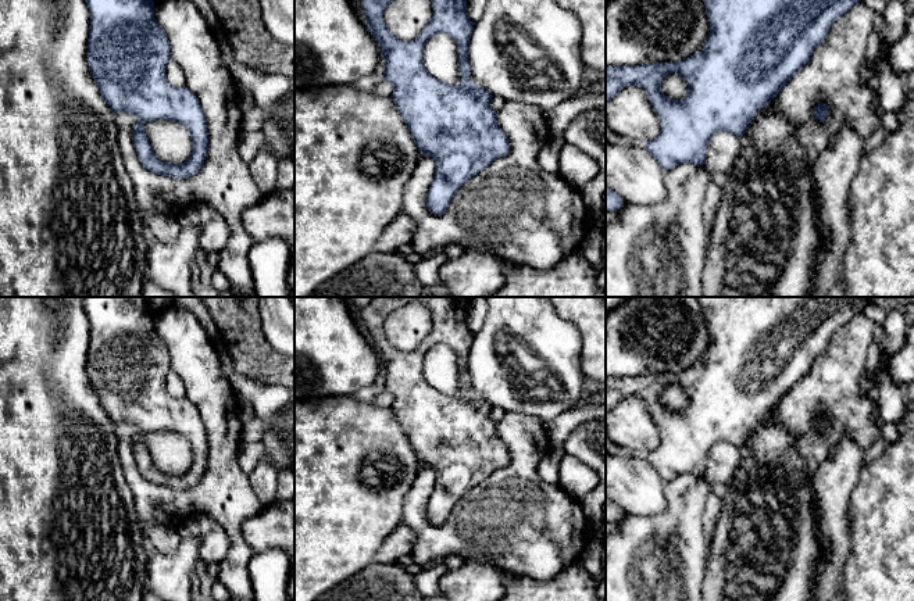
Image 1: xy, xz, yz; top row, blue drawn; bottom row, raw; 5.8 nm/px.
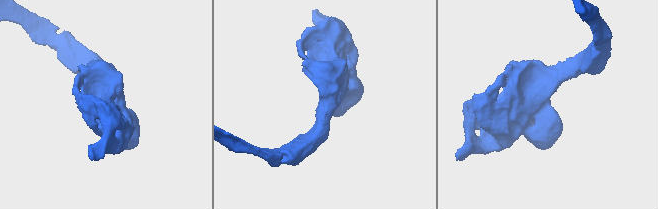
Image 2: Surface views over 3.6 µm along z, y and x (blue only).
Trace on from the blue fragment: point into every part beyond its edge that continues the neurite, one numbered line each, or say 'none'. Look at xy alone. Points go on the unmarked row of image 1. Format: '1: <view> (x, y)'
none

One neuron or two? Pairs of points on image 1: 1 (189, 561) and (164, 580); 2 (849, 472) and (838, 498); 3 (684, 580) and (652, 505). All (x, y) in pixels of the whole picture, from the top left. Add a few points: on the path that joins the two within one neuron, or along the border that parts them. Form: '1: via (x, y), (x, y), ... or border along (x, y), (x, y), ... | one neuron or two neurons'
1: via (184, 562), (170, 576) | one neuron
2: via (842, 479), (838, 483), (838, 492) | one neuron
3: border along (664, 482), (663, 511), (654, 515), (624, 512) | two neurons

